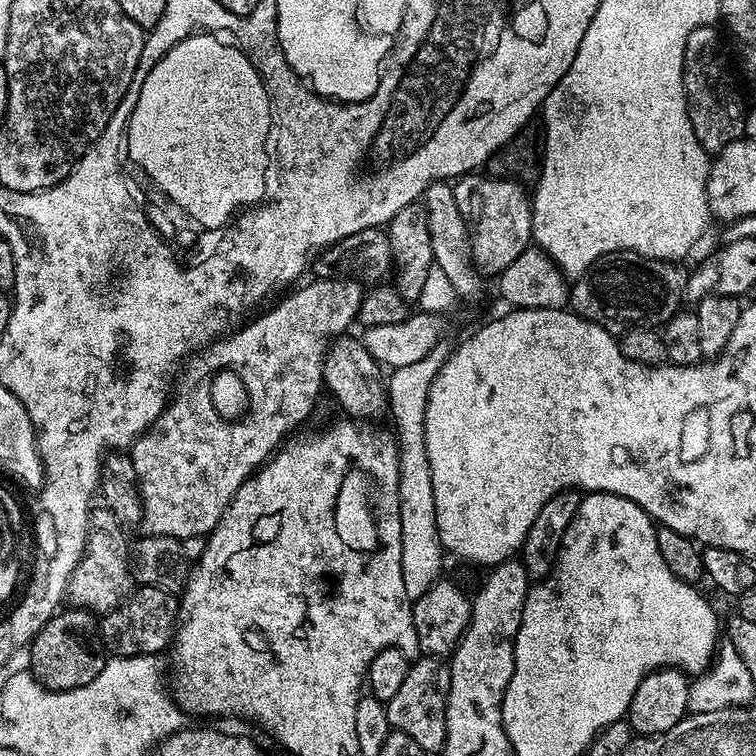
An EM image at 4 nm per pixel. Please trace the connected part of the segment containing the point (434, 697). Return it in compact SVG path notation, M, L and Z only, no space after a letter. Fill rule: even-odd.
M425 655L411 665L394 698L386 702L388 723L395 731L408 734L422 750L440 754L446 742L446 706L450 694L450 670L443 659Z

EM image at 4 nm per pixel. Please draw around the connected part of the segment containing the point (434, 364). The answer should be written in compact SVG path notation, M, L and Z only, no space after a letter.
M441 342L430 350L424 358L418 358L411 366L393 368L386 376L386 391L388 393L387 411L392 412L396 419L394 435L400 447L400 477L398 478L398 510L402 518L402 586L406 586L409 600L415 602L419 596L426 594L430 586L434 586L441 579L446 553L440 547L438 526L436 525L436 511L434 510L434 482L430 478L430 458L426 454L426 402L430 394L430 386L438 374L438 370L448 359L449 345Z

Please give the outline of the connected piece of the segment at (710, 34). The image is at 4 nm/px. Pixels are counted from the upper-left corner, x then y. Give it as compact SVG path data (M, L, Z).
M712 26L696 28L686 38L684 51L684 93L688 103L690 122L698 142L710 154L715 154L730 146L730 142L745 135L744 118L746 103L736 89L736 80L728 69L728 60L720 49L720 36Z

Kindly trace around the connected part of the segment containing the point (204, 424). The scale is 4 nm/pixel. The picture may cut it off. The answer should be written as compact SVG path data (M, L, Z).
M316 278L313 281L313 284L308 284L305 288L297 287L292 290L297 292L289 291L287 293L289 296L285 300L278 301L269 312L261 311L259 313L261 316L257 320L250 321L245 328L238 329L236 333L233 331L217 339L216 343L200 349L183 365L184 373L181 374L177 384L175 381L174 395L169 399L157 420L148 427L147 431L141 433L130 447L136 480L140 483L140 505L144 507L142 528L145 528L143 530L145 533L154 536L172 536L181 542L187 542L192 537L207 537L208 533L216 529L216 524L222 518L226 506L232 501L234 494L238 494L238 490L248 481L249 476L281 447L285 439L283 436L311 414L316 395L322 392L324 355L328 353L328 346L337 336L345 335L351 329L348 327L352 323L354 325L357 323L360 304L366 293L365 285L355 278Z

